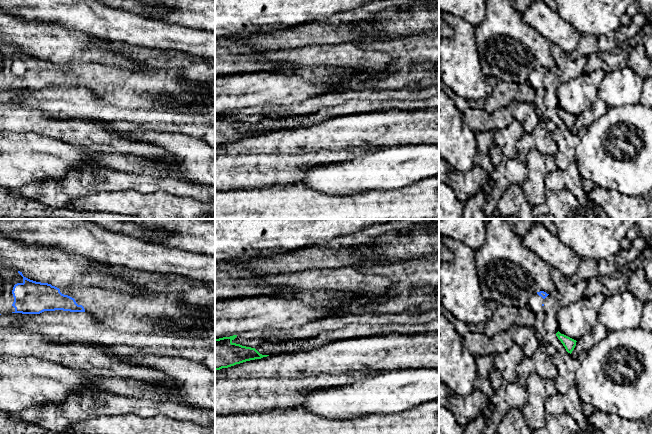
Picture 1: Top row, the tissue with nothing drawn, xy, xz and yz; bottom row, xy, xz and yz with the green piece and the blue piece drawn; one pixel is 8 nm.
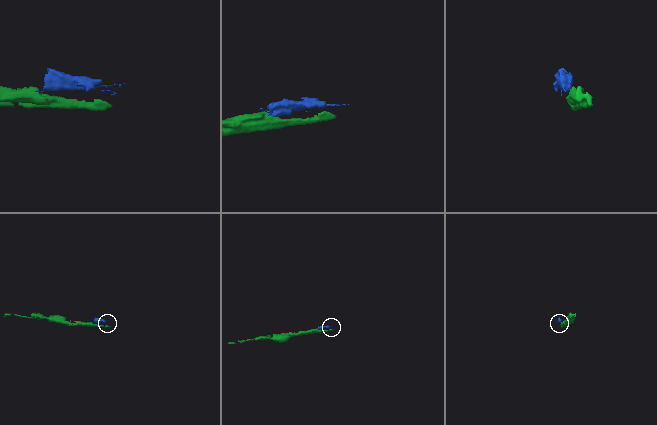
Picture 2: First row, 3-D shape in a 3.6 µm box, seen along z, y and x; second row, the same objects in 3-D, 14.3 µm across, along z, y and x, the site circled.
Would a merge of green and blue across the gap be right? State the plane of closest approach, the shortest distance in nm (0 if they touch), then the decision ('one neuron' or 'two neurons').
nearest in yz; 240 nm apart; two neurons

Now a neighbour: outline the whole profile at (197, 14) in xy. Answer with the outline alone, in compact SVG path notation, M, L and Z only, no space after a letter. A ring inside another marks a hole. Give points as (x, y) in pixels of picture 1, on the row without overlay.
M138 0L145 6L163 6L168 8L167 13L160 15L149 15L149 18L164 21L168 24L182 25L192 29L207 30L215 33L215 0Z

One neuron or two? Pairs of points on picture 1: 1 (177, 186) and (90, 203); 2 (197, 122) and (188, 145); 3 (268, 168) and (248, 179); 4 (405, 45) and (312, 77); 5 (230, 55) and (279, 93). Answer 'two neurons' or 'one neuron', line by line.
1: two neurons
2: two neurons
3: one neuron
4: two neurons
5: two neurons

